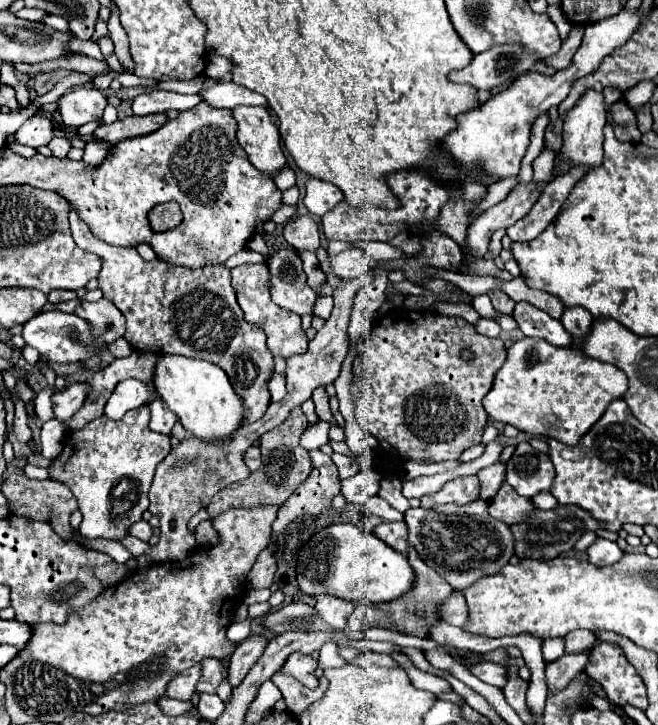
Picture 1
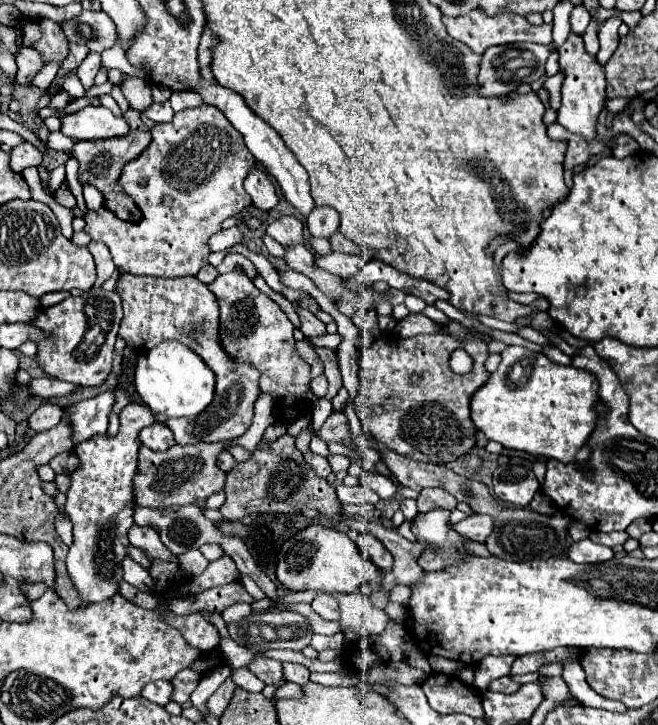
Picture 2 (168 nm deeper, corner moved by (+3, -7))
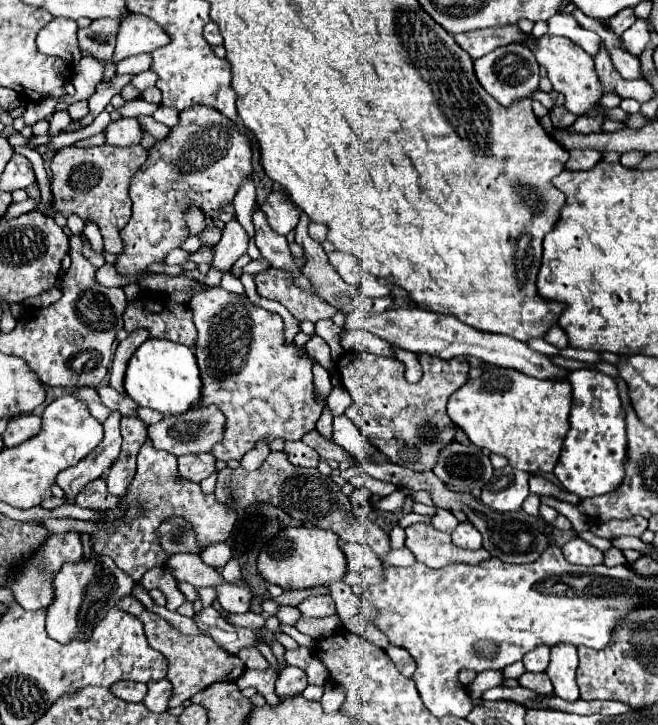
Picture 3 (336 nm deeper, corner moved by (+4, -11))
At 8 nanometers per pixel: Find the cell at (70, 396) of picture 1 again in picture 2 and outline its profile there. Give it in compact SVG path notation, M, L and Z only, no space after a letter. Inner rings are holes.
M44 403L40 405L30 417L28 417L28 427L34 431L34 433L42 433L42 431L48 431L52 427L56 427L62 419L62 407L58 405L52 405L52 403Z

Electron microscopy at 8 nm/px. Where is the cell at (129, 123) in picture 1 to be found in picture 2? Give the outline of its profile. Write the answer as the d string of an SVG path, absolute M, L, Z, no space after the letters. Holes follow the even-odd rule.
M130 131L126 137L116 137L116 139L100 139L100 141L76 141L72 147L72 157L78 159L78 183L80 185L94 185L102 197L104 197L104 207L112 209L112 213L118 219L124 221L138 221L140 219L140 209L136 203L132 203L132 197L124 195L120 191L118 179L122 173L122 167L136 159L146 147L150 145L150 133L148 131Z

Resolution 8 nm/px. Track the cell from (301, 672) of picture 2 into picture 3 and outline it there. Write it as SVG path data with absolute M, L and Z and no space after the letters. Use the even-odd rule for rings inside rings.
M285 667L275 683L277 697L291 697L307 687L307 675L299 667Z

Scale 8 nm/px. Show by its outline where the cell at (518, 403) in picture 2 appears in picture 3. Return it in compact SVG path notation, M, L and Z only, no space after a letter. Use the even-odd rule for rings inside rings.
M491 369L479 379L469 379L447 403L451 421L461 427L471 443L507 457L509 465L527 473L551 473L559 459L559 451L569 433L569 413L573 405L573 389L567 379L535 379L517 369Z

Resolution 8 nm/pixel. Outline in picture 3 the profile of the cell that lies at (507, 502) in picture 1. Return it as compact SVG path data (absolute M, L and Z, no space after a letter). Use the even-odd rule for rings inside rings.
M469 521L459 523L451 537L453 537L453 543L455 543L457 547L463 547L463 549L481 549L481 543L483 543L479 531L477 531L475 525L469 523Z

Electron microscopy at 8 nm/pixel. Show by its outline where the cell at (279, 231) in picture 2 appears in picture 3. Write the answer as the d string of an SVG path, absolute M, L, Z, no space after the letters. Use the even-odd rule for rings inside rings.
M273 191L269 199L261 205L261 209L265 211L271 229L279 235L287 235L299 223L299 211L293 209L293 205L287 203L283 193L279 191Z

